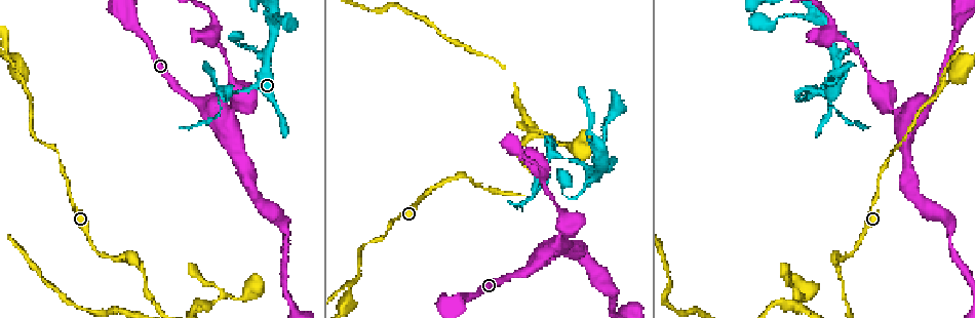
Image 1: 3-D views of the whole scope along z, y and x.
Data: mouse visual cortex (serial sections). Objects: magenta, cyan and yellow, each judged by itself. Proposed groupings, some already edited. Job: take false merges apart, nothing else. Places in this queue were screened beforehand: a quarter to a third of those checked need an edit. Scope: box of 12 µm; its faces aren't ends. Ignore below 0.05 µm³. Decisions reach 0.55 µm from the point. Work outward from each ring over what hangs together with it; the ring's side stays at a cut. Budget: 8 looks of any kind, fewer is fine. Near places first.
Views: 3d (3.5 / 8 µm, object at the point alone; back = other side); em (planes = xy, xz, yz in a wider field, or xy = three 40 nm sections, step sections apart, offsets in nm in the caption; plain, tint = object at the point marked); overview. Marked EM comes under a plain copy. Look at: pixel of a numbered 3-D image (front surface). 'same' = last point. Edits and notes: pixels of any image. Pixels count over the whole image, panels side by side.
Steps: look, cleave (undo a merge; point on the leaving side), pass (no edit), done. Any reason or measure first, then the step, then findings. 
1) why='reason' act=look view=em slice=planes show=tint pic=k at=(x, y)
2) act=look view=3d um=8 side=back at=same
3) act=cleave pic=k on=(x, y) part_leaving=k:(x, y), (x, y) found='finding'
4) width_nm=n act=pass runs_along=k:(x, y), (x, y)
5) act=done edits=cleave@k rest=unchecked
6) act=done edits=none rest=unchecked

why='thick turns thin' act=look view=3d um=3.5 pic=1 at=(590, 181)

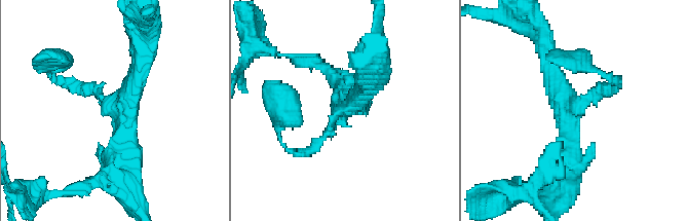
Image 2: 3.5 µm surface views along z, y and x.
arms=3 arm_widths_nm=150,300,350 act=look view=em slice=xy step=1 show=tint pic=2 at=(573, 107)

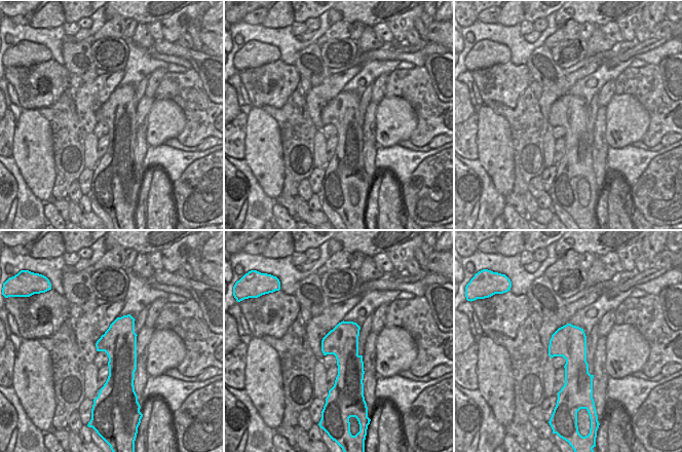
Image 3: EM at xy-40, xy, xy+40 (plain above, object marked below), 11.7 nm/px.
act=pass found='continuous, no second cell'

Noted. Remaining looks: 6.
why='calibre changes' act=look view=3d um=3.5 pic=1 at=(197, 38)

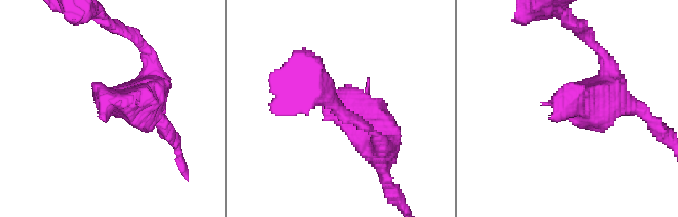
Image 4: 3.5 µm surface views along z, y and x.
act=look view=em slice=xy step=3 show=tint pic=4 at=(572, 101)

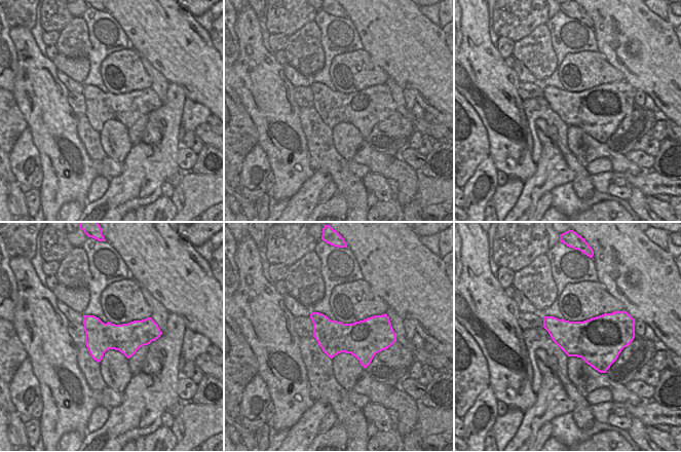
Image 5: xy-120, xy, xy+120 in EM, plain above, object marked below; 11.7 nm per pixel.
act=pass runs_along=4:(381, 156), (331, 85) found='continuous, no second cell'

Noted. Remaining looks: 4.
why='abrupt turn' act=look view=3d um=3.5 pic=1 at=(217, 85)

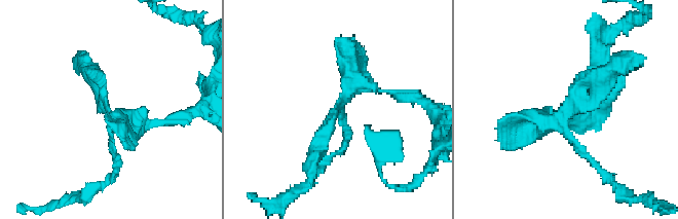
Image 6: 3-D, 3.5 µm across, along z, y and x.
why='shape alone is not enough' act=look view=em slice=xy step=2 show=tint pic=6 at=(339, 110)

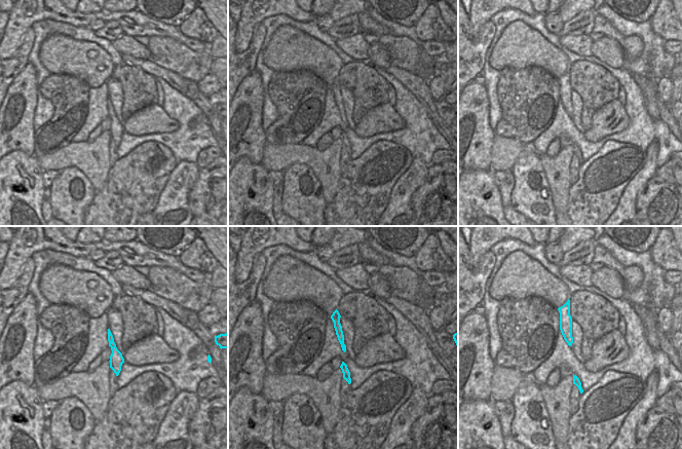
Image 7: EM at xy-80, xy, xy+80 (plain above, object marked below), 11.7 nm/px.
act=cleave pic=6 on=(99, 76) part_leaving=6:(107, 109), (82, 58) found='two cells meet here'

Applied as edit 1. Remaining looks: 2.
act=done edits=cleave@6 rest=unchecked

